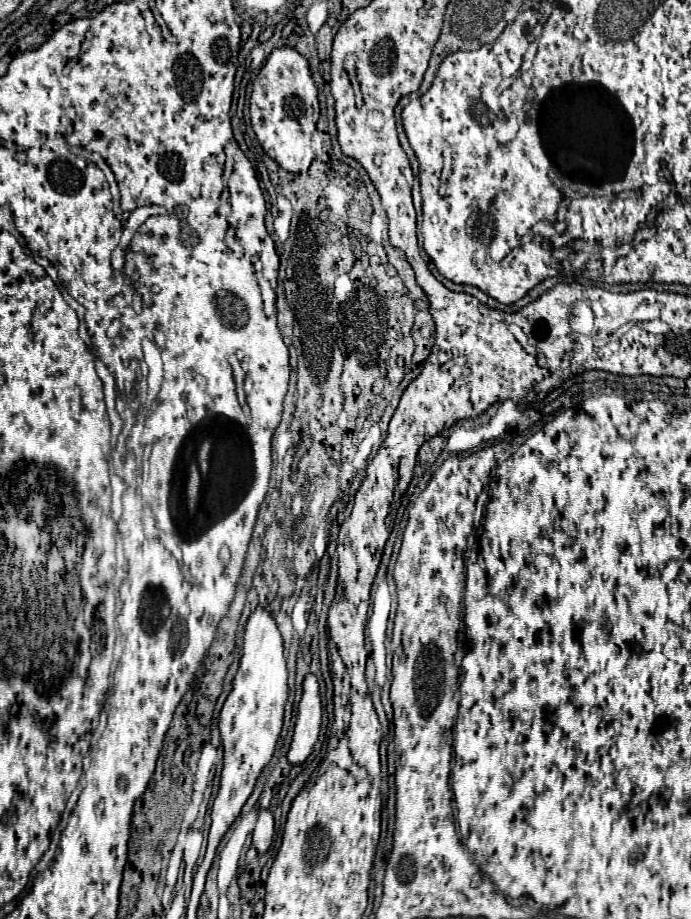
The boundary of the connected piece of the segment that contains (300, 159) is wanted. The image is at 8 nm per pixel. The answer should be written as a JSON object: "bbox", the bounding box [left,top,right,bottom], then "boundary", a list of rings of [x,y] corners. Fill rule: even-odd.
{"bbox":[251,47,319,173],"boundary":[[[291,47],[275,49],[259,71],[251,93],[251,125],[263,151],[285,171],[305,173],[315,157],[311,135],[319,119],[317,85],[311,77],[309,63]]]}

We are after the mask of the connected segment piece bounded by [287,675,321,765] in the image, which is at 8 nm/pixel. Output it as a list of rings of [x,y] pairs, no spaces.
[[[307,675],[303,683],[303,697],[299,703],[299,715],[295,725],[295,735],[291,749],[287,753],[287,759],[297,765],[303,763],[309,753],[313,751],[313,745],[317,743],[321,727],[321,699],[319,699],[319,683],[315,675]]]

